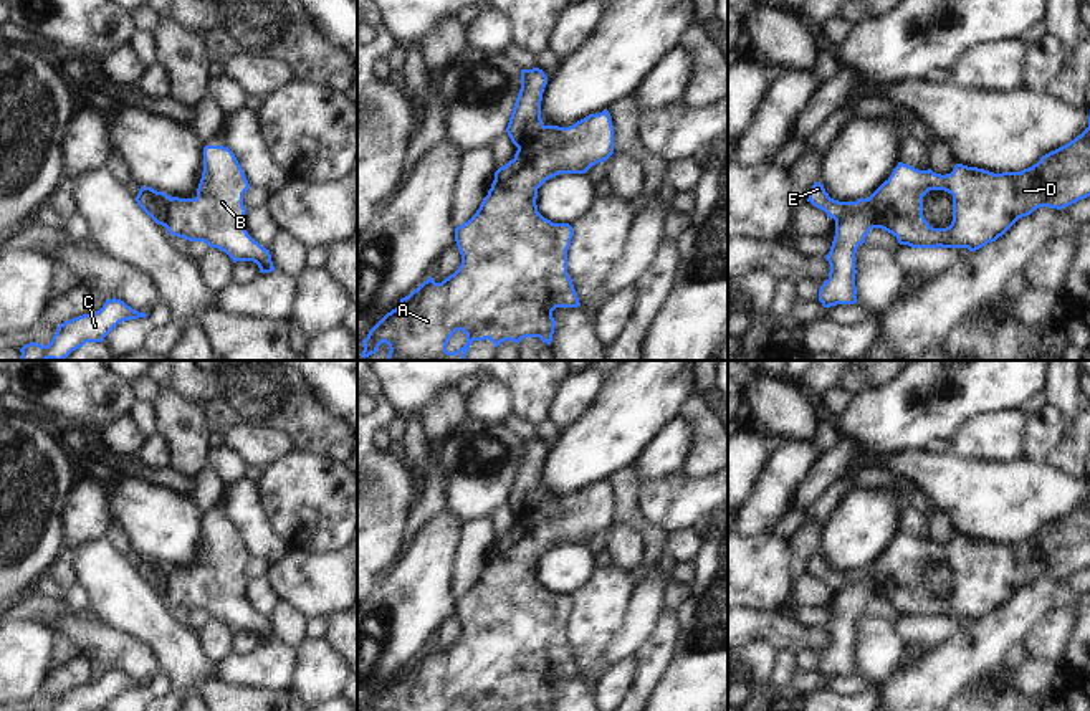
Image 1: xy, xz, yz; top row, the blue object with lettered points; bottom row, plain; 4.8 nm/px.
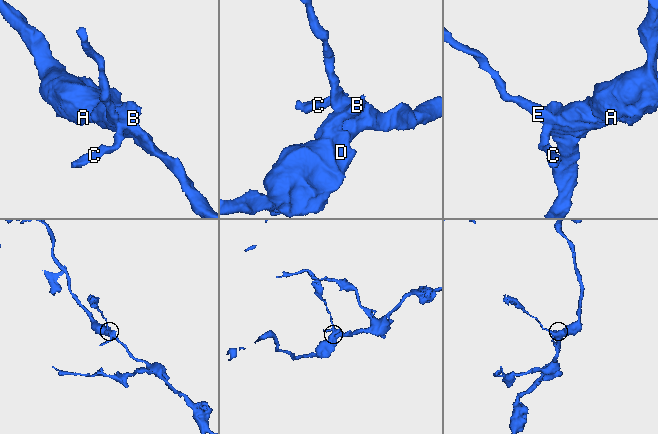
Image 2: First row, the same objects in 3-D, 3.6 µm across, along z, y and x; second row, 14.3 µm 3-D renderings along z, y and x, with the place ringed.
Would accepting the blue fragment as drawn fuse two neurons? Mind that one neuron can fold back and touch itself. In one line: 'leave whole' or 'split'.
split

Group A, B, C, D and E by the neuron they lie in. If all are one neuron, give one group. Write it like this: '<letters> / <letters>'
A B C D / E

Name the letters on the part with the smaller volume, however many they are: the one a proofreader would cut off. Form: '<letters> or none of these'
E

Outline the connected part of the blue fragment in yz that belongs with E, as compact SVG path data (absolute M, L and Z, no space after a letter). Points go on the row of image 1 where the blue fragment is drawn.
M815 182L809 192L807 202L810 202L814 207L824 210L827 217L839 222L844 215L850 213L853 208L865 203L867 198L858 198L857 202L839 202L829 197L824 185L820 182Z

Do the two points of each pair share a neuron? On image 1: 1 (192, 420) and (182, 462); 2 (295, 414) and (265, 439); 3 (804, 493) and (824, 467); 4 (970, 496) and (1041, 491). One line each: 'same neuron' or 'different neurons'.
1: same neuron
2: different neurons
3: same neuron
4: same neuron

